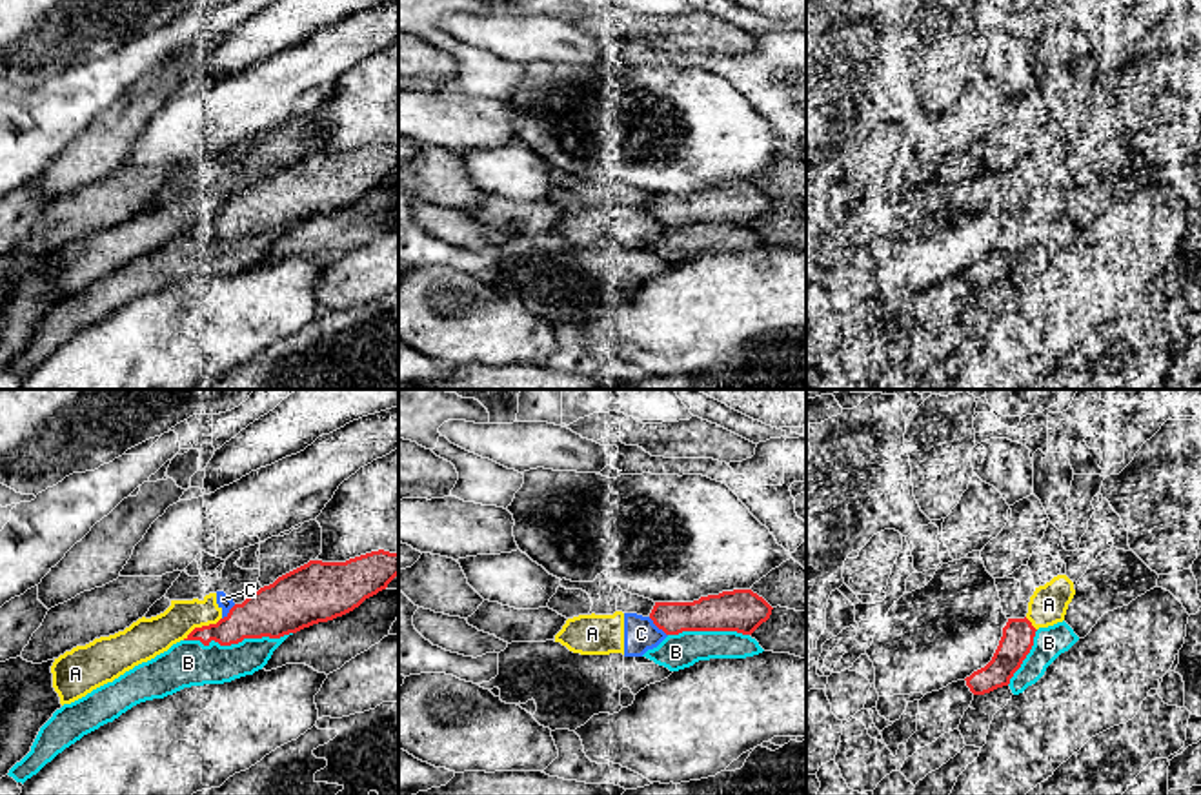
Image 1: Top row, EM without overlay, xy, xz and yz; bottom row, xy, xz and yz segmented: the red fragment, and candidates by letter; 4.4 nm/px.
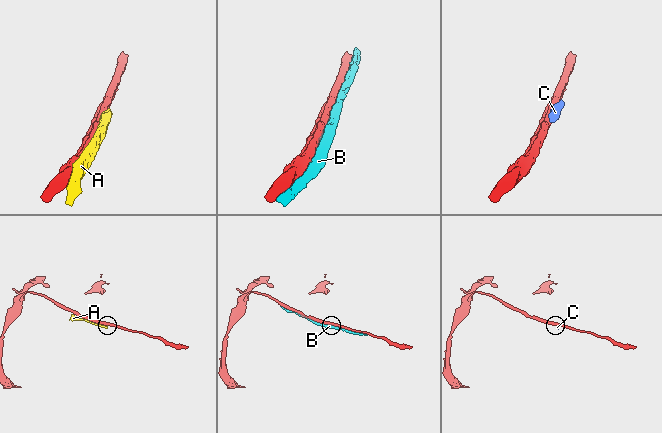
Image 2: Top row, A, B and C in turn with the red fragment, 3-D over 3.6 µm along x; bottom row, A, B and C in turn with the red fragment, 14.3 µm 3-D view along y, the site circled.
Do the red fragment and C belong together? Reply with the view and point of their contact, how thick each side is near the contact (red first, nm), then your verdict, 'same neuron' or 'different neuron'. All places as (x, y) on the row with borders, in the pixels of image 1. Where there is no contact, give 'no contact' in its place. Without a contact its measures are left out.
xz (657, 626) | 160/150 nm | different neuron

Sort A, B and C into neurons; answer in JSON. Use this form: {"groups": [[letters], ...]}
{"groups": [["A", "C"], ["B"]]}

